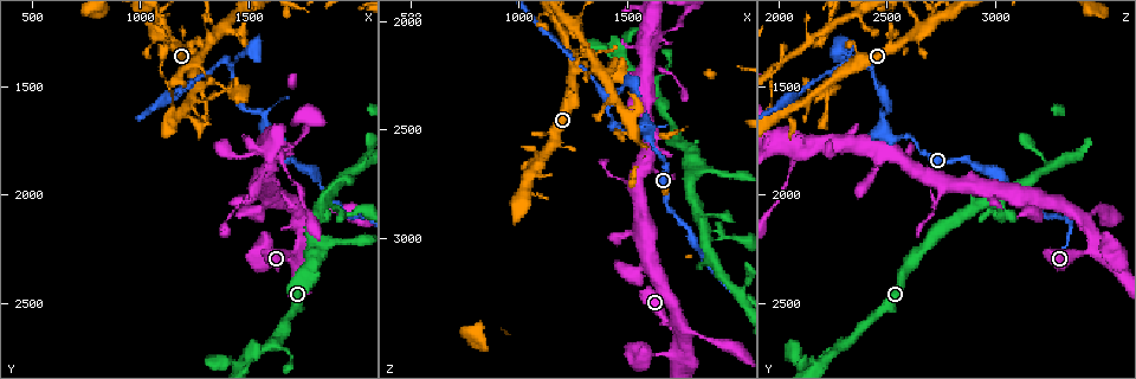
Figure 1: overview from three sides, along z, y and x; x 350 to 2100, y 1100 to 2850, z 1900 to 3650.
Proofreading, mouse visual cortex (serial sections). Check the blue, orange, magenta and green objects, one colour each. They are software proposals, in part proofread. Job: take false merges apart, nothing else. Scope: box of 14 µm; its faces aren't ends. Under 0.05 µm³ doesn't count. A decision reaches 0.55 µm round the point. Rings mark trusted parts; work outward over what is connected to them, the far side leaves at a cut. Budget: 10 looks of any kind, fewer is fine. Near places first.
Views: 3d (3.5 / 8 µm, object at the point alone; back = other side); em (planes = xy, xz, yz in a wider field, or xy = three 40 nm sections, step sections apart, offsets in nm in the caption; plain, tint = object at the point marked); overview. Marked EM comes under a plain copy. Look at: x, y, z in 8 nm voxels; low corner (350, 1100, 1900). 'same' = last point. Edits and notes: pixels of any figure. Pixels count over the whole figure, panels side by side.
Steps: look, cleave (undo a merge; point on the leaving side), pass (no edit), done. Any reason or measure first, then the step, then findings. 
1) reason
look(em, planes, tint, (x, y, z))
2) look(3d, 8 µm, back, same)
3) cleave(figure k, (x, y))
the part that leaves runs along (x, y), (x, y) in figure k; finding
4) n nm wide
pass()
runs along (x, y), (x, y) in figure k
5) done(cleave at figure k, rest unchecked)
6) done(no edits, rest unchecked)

arms part here
look(3d, 8 µm, (1850, 2030, 2980))

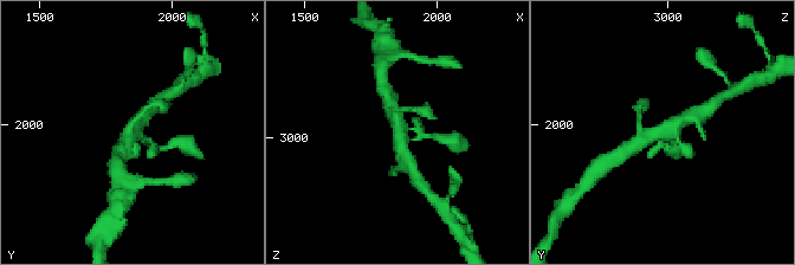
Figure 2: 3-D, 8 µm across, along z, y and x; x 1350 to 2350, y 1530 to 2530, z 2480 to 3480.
now the EM
look(em, xy, step 2, tint, (1860, 2020, 2980))

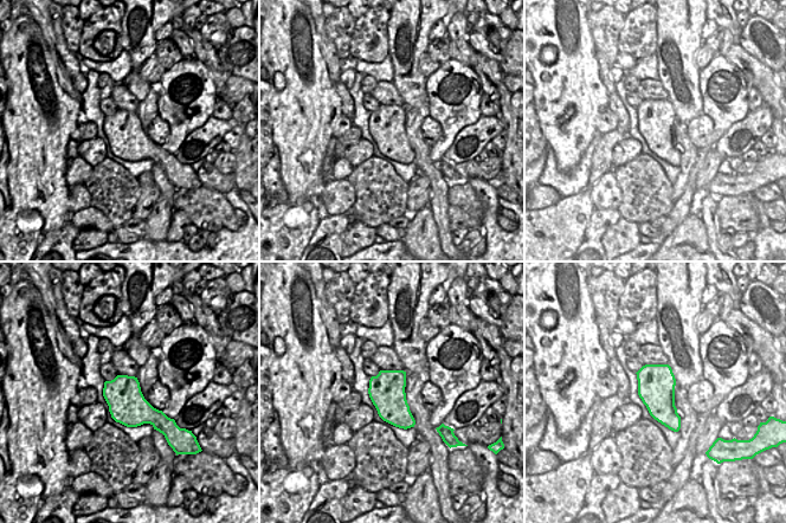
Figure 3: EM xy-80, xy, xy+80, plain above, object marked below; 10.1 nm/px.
pass()
runs along (633, 146), (689, 117) in figure 2; one cell here

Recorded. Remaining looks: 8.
abrupt turn
look(3d, 3.5 µm, (1560, 1620, 2500))

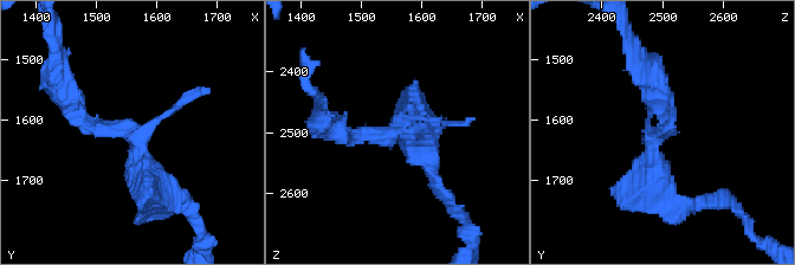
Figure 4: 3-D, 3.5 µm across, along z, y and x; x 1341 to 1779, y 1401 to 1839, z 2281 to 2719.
need the tissue
look(em, planes, tint, (1560, 1630, 2495))

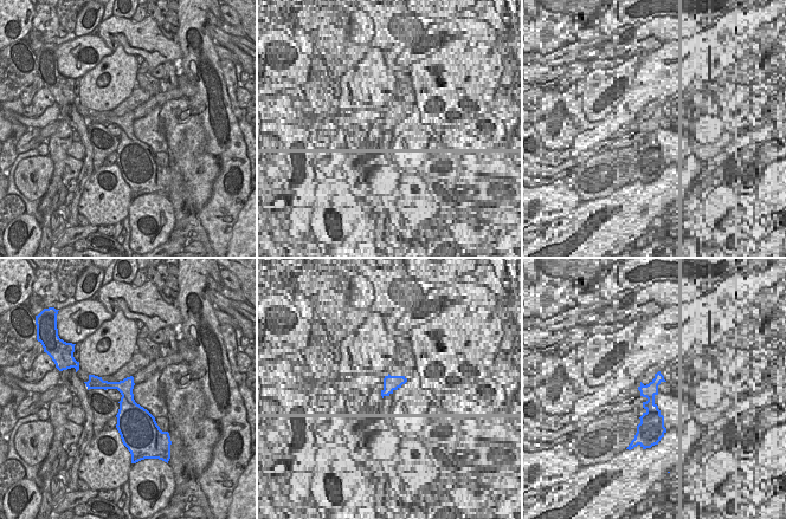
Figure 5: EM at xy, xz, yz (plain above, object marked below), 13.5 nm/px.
cut it another way
look(em, xy, step 2, tint, same)

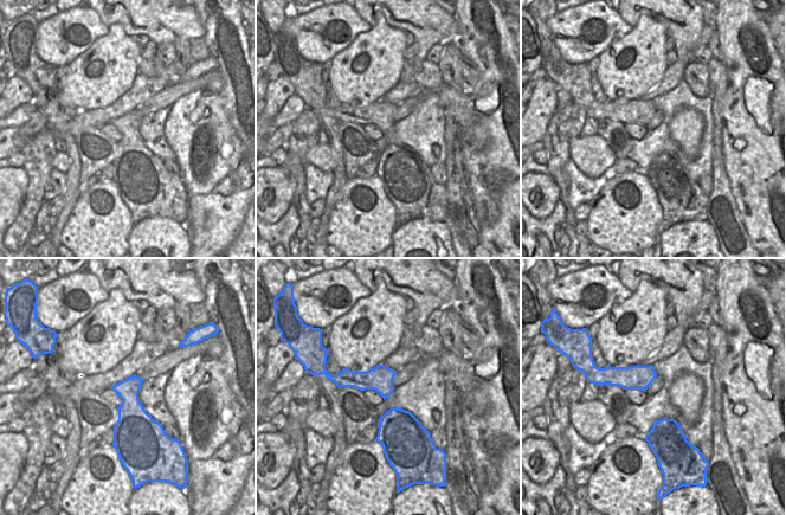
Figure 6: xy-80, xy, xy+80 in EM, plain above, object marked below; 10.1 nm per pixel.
pass()
runs along (161, 200), (139, 142), (70, 102) in figure 4; continuous, no second cell

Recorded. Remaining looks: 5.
arms part here
look(3d, 3.5 µm, (1240, 1480, 2220))

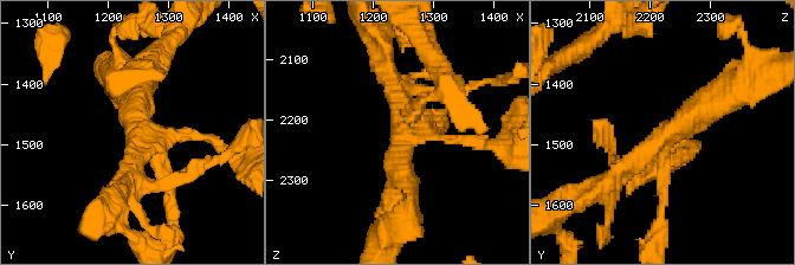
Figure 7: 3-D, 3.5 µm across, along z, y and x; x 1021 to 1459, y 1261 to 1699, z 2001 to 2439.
now the EM
look(em, xy, step 2, tint, (1250, 1480, 2225))

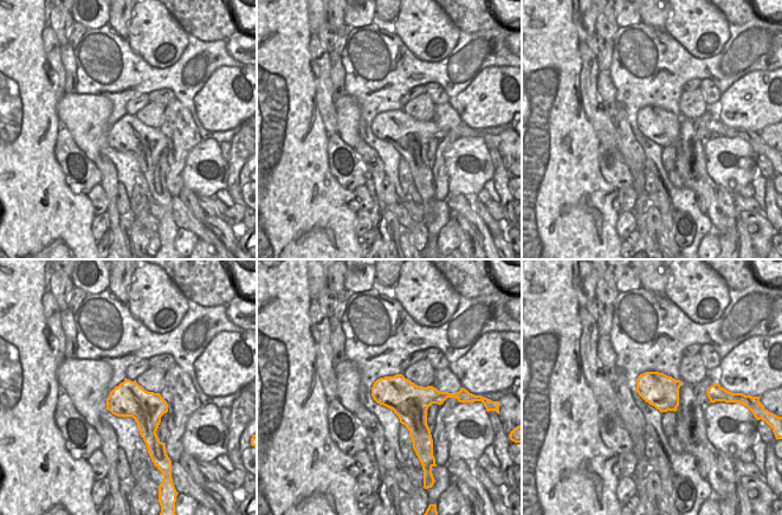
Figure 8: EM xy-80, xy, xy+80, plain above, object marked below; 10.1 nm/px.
pass()
runs along (730, 89), (609, 180) in figure 7; one cell here

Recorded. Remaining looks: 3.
arms part here
look(3d, 3.5 µm, (1400, 1400, 2400))

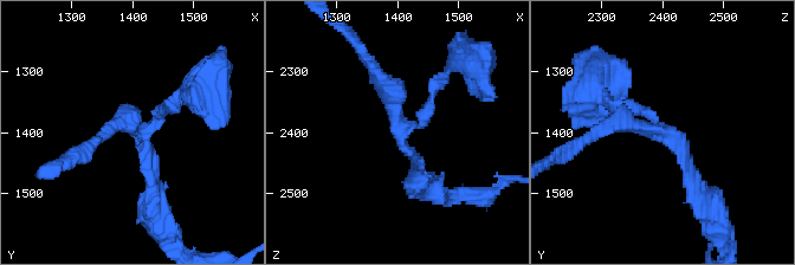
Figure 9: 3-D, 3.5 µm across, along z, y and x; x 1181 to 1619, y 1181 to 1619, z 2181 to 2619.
3 arms; arms of 150, 200, 250 nm
look(em, xy, step 1, tint, (1410, 1395, 2400))

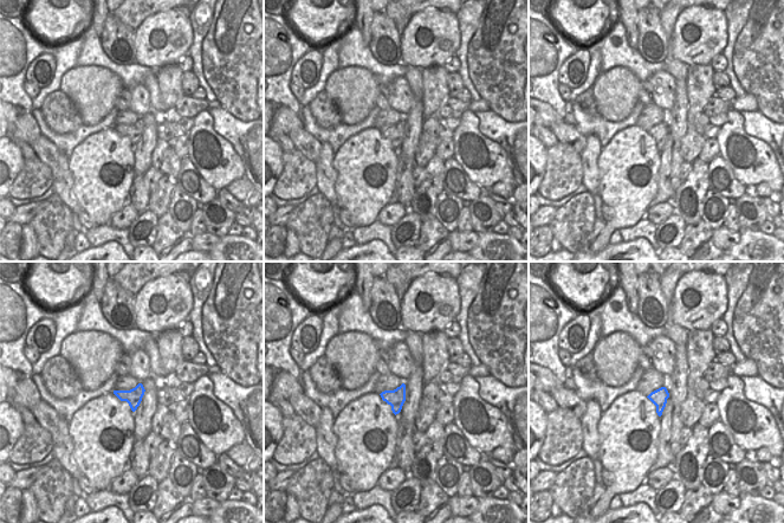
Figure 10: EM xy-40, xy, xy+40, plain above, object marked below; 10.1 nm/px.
cut it another way
look(em, xy, step 5, tint, same)

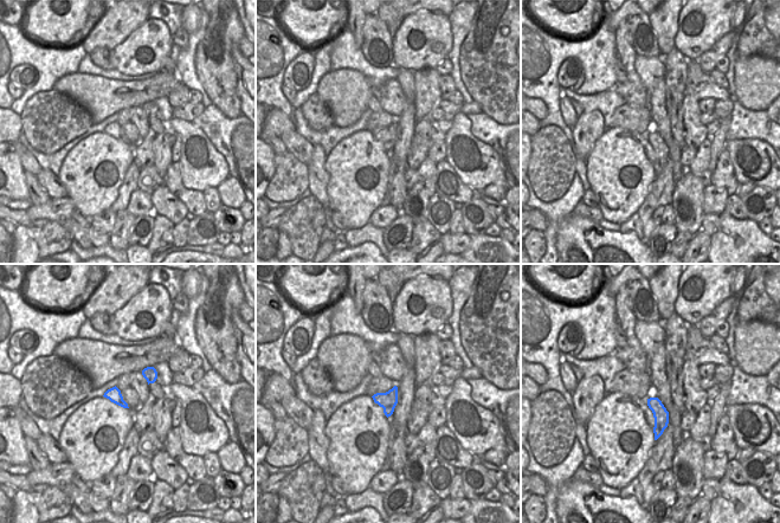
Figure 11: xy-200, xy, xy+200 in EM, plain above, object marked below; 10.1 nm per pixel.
pass()
runs along (693, 192), (679, 137), (609, 101) in figure 9; one cell here

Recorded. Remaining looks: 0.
done(no edits, rest unchecked)

